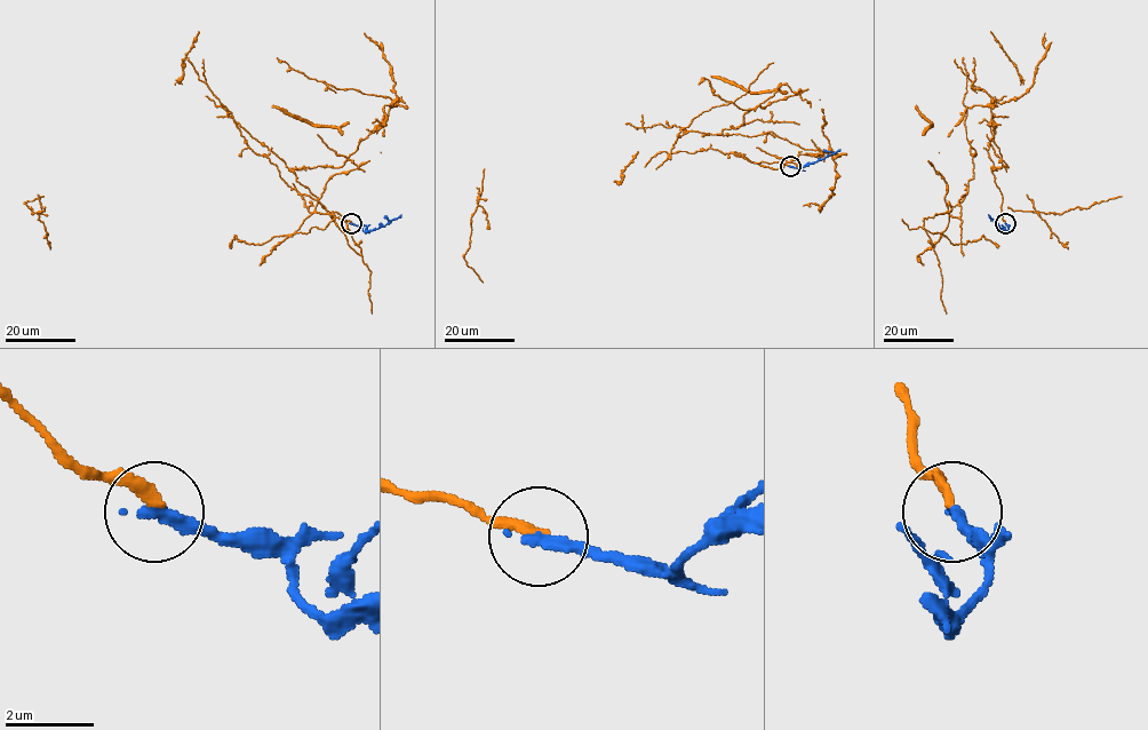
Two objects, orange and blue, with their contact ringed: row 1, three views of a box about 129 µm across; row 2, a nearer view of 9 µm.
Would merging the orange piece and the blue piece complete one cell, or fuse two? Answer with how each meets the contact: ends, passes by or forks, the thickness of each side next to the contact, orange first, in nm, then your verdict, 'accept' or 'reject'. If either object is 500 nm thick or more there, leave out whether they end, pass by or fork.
orange ends; blue ends; calibres 260 and 300 nm; reject

